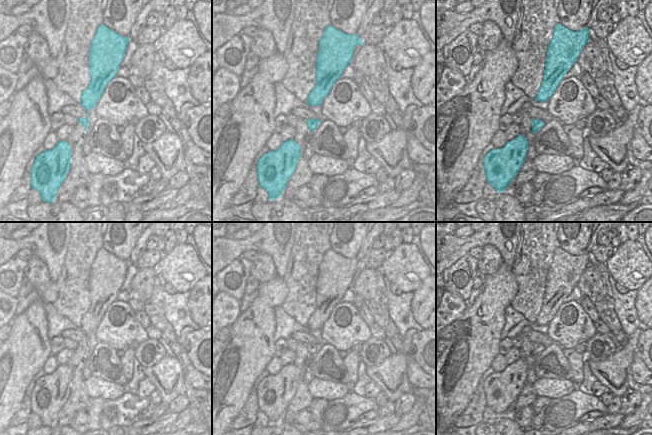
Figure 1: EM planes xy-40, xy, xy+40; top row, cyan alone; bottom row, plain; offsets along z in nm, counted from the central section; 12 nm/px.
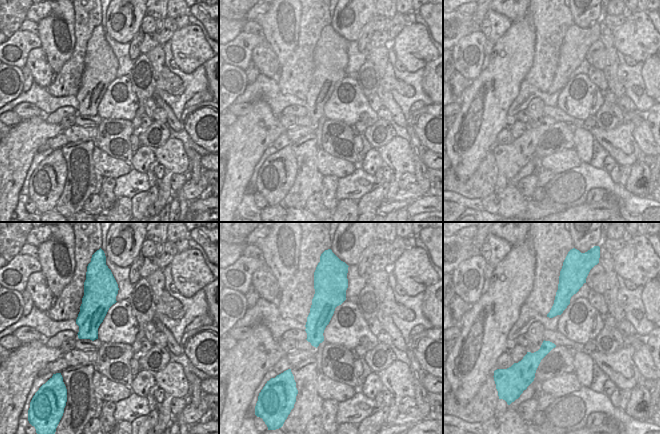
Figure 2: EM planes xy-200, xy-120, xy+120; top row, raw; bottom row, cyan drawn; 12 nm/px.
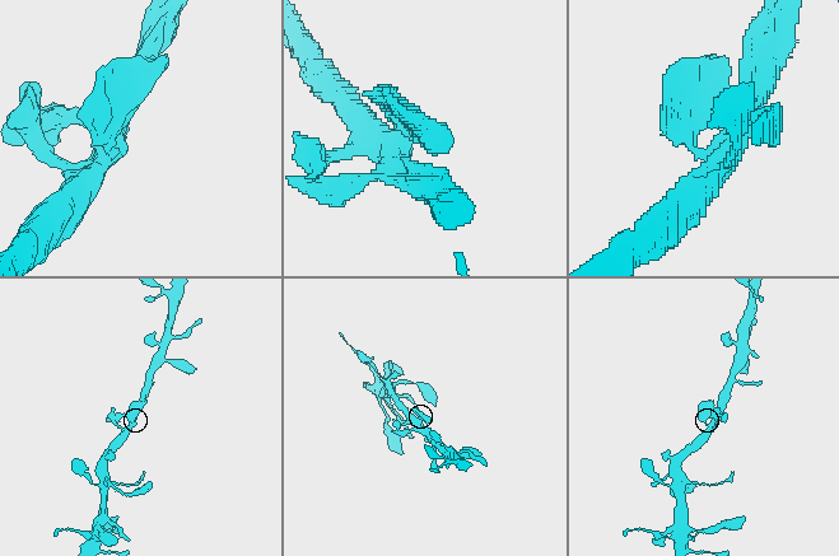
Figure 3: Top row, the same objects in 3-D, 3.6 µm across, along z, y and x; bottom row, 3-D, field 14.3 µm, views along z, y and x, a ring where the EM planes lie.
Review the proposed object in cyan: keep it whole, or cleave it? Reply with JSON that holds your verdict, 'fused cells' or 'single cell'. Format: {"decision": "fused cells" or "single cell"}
{"decision": "single cell"}

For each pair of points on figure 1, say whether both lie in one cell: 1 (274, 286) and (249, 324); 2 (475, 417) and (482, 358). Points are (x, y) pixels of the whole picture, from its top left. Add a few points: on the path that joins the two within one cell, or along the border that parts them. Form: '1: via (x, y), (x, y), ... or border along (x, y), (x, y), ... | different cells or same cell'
1: via (271, 295), (258, 315) | same cell
2: border along (478, 383), (467, 406) | different cells

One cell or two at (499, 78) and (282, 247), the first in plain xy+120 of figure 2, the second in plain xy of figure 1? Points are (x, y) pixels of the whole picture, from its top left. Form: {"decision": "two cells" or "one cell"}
{"decision": "two cells"}

